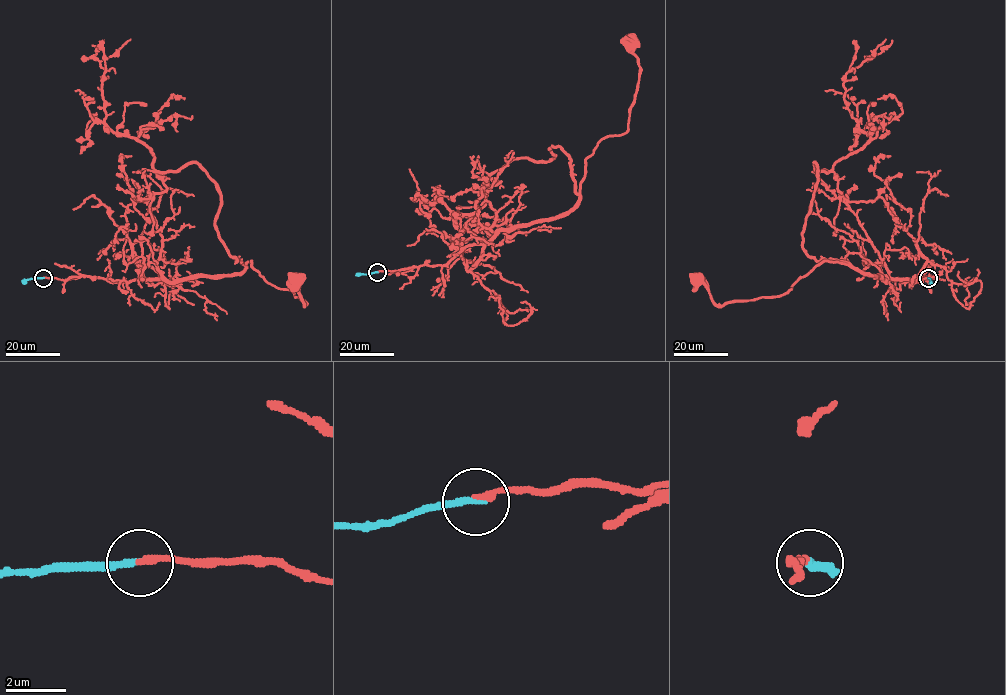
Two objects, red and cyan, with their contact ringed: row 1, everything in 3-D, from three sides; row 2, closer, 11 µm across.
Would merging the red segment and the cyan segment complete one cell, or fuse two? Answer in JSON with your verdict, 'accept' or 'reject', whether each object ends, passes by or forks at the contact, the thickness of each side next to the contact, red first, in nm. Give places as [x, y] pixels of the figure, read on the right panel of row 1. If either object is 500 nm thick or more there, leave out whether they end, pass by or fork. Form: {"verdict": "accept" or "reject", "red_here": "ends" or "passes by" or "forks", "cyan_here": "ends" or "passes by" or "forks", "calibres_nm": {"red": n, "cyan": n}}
{"verdict": "accept", "red_here": "ends", "cyan_here": "ends", "calibres_nm": {"red": 200, "cyan": 200}}

